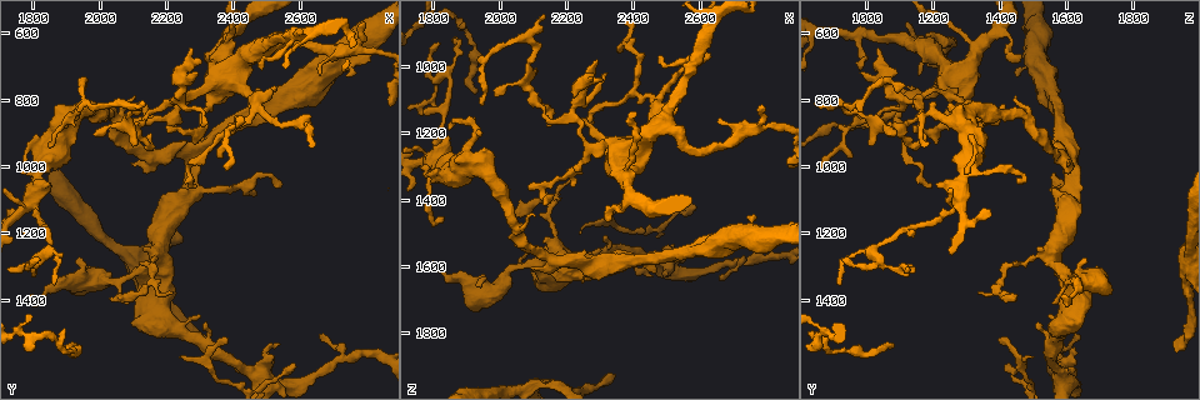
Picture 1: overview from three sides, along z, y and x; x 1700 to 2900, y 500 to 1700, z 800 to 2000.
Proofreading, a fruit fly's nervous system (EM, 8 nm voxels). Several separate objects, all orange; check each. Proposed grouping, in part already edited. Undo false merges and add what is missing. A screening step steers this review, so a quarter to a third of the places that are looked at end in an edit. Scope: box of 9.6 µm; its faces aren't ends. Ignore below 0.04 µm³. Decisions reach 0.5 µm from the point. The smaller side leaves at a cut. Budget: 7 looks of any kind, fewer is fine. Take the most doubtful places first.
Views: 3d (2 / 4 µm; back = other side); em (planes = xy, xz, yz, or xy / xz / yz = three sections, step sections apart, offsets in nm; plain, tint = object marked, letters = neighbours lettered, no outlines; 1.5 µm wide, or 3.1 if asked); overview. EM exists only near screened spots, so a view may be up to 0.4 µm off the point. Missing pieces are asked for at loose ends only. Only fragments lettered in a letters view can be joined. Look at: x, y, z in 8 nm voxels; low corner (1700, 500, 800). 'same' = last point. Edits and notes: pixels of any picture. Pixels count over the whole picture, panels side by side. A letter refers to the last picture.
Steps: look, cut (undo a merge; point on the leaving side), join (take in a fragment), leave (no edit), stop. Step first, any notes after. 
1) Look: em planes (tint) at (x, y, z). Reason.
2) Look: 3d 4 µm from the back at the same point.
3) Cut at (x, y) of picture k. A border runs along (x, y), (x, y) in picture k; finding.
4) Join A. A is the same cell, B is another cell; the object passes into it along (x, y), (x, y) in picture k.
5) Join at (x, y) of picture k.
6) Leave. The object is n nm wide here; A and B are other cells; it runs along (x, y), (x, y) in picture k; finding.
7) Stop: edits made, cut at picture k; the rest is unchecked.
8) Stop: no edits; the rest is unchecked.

Look: 3d 4 µm from the back at (2340, 1540, 1930). End of a long branch.

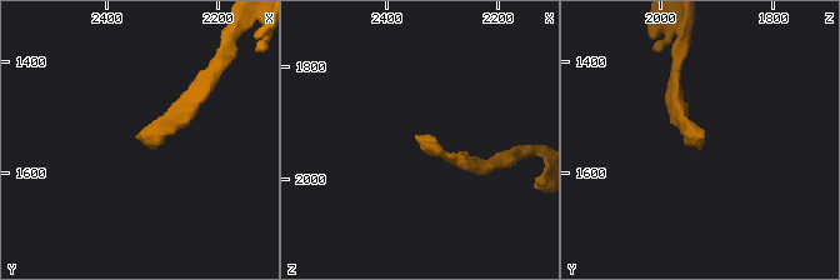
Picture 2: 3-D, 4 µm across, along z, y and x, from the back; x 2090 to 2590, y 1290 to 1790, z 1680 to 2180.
Look: em yz step 4 (tint) at (2340, 1540, 1920).

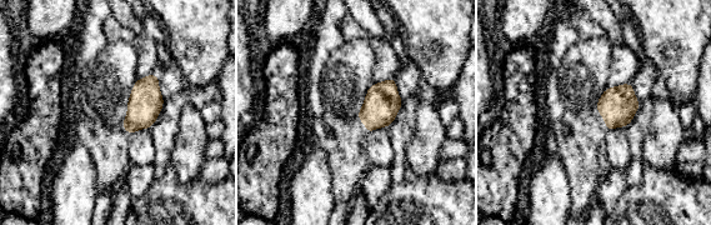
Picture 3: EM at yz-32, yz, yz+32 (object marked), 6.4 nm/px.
Look: em planes (letters) at the same point. Cut it another way.

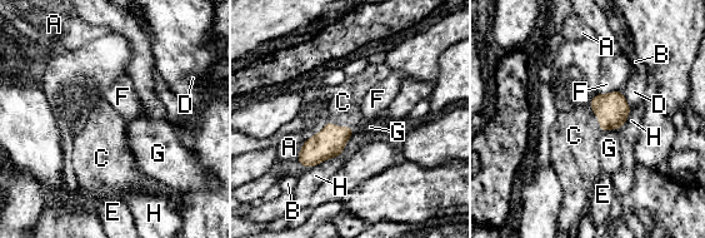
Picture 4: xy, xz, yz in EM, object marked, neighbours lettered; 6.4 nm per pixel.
Join C. The longest contact is with H, 260 nm; C is the same cell, A, B, D, E, F, G and H are other cells; the neuron continues.

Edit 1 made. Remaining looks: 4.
Look: overview. Redraw.

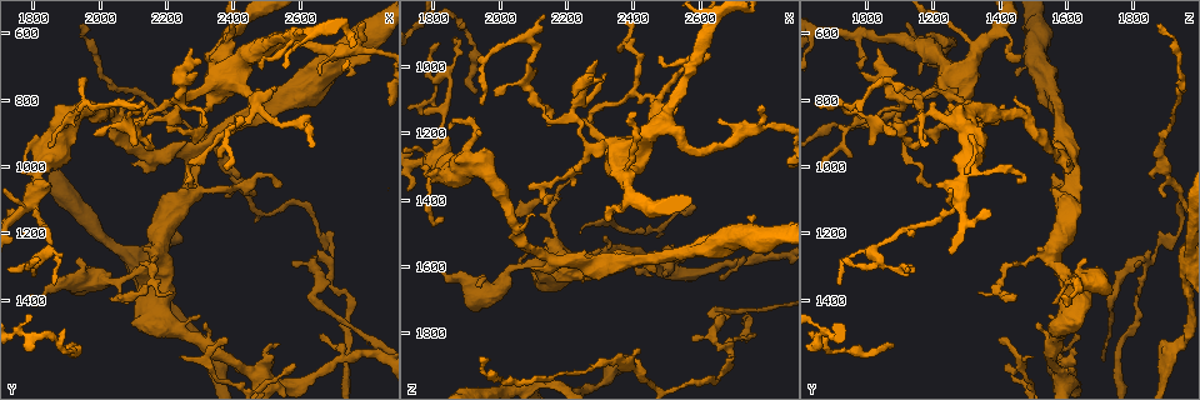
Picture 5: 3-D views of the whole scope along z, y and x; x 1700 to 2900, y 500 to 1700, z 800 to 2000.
Look: em planes (tint) at (2090, 990, 1610).

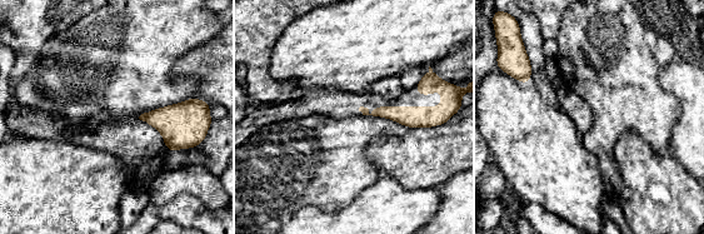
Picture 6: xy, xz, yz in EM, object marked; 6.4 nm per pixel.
Look: em planes (letters) at the same point. See the neighbours.

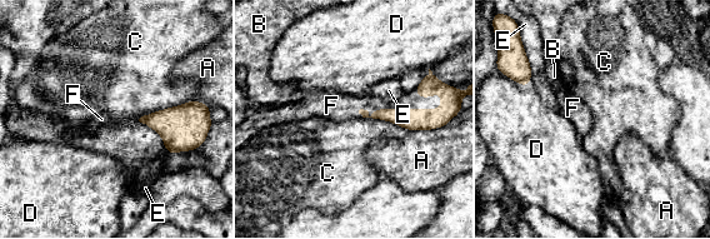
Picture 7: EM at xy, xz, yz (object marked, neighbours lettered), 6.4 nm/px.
Join F. F is the same cell, A, B, C, D and E are other cells; the object passes into it along (411, 119), (398, 109), (409, 100) in picture 7; the neuron continues.

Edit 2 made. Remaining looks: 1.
Look: em xy step 8 (letters) at (2540, 770, 1130). An open end.

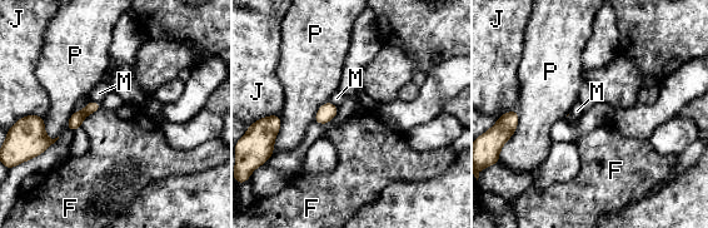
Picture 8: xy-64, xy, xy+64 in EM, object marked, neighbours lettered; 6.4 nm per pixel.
Leave. F, J, M and P are other cells; a border runs along (101, 107), (90, 113), (80, 125) in picture 8; none of them fits.

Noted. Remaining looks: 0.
Stop: edits made, join at picture 4, join at picture 7; the rest is unchecked.

